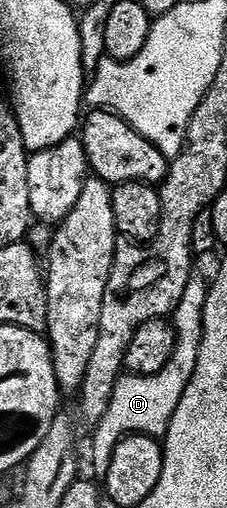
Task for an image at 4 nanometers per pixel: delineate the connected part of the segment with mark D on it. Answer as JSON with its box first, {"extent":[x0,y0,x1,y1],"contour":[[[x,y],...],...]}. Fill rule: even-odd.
{"extent":[92,274,209,477],"contour":[[[200,274],[193,275],[189,280],[174,313],[176,349],[170,362],[166,362],[166,366],[162,366],[158,374],[149,376],[124,374],[117,380],[106,412],[94,425],[93,432],[96,433],[92,436],[92,468],[97,472],[95,473],[97,477],[107,477],[110,458],[125,436],[162,438],[167,434],[170,418],[174,418],[174,410],[178,410],[182,394],[186,394],[186,386],[194,374],[194,366],[198,366],[198,350],[202,346],[204,307],[209,287],[209,281],[207,279],[204,281]]]}

